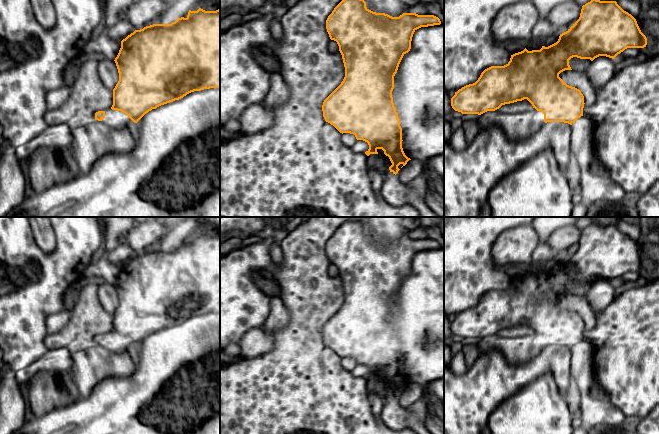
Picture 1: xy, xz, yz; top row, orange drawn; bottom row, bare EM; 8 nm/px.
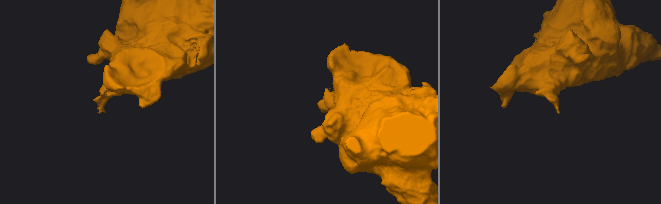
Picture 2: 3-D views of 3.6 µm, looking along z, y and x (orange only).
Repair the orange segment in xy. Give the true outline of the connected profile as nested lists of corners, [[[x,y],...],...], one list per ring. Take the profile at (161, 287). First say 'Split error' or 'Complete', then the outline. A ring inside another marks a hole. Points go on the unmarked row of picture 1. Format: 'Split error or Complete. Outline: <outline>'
Split error. Outline: [[[220,232],[216,235],[189,234],[186,242],[178,242],[171,248],[153,248],[135,254],[121,265],[114,285],[119,305],[113,313],[113,329],[95,337],[95,344],[113,353],[132,351],[152,333],[179,324],[191,316],[220,312]]]

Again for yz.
Split error. Outline: [[[592,223],[582,230],[579,243],[564,257],[560,258],[556,267],[540,274],[528,275],[526,272],[511,279],[510,285],[504,290],[491,290],[485,293],[478,304],[466,309],[455,316],[451,322],[451,330],[455,335],[462,338],[478,338],[479,353],[487,353],[491,349],[498,350],[512,365],[524,364],[537,356],[547,346],[564,346],[572,349],[578,342],[583,340],[584,320],[575,311],[567,309],[559,298],[565,294],[572,294],[569,284],[573,281],[590,283],[593,285],[599,280],[606,280],[612,283],[627,272],[644,272],[647,269],[647,262],[641,256],[636,243],[624,235],[616,225],[600,225]],[[527,323],[533,330],[529,335],[506,338],[501,337],[499,332],[502,329],[514,327]]]

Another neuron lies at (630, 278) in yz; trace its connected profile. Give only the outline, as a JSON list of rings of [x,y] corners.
[[[627,272],[615,281],[615,284],[627,284],[635,285],[638,283],[639,278],[646,279],[646,274],[644,272]]]

